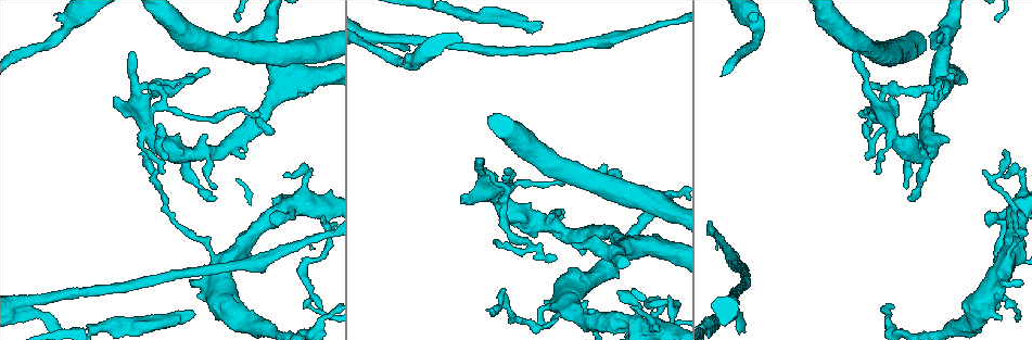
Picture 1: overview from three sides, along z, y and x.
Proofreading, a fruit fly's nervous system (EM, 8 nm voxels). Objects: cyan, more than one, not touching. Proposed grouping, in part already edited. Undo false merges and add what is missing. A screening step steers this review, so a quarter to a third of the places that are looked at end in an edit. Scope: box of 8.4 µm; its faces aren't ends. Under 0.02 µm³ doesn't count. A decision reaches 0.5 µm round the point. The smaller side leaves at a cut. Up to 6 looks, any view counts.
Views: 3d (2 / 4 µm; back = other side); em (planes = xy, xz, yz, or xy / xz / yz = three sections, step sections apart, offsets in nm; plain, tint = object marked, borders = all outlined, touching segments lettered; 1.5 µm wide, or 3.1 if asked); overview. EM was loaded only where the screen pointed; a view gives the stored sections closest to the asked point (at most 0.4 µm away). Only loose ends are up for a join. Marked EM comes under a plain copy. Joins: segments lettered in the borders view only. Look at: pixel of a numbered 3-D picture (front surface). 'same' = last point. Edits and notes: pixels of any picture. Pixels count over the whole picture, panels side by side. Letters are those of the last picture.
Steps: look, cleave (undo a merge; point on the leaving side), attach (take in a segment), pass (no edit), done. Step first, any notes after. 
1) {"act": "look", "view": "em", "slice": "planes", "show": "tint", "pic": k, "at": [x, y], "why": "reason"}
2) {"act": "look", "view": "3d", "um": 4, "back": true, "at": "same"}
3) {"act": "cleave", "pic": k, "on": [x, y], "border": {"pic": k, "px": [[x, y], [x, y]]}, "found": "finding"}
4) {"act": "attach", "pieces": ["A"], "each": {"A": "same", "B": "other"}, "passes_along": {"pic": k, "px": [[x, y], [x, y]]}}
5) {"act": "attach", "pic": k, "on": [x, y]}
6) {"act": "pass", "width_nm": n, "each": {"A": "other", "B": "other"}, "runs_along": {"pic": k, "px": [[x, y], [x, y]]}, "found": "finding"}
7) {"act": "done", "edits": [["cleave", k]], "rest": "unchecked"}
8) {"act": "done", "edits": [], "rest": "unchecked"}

{"act": "look", "view": "em", "slice": "planes", "show": "borders", "pic": 1, "at": [531, 221], "why": "thick turns thin"}

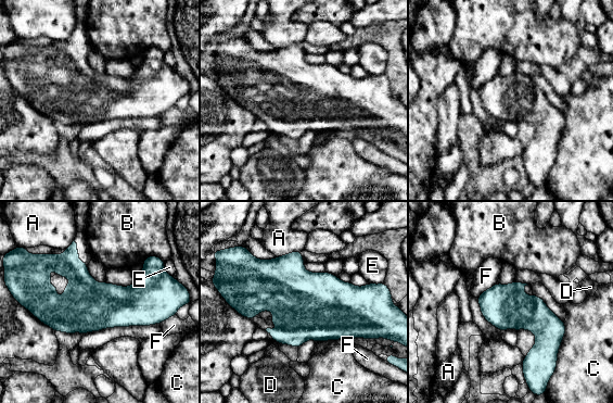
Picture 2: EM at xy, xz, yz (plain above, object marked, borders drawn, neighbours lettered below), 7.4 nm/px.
{"act": "pass", "longest_contact_nm": ["C", 360], "each": {"A": "other", "B": "other", "C": "other", "D": "other", "E": "other", "F": "other"}, "found": "all the same neuron"}

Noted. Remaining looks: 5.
{"act": "look", "view": "em", "slice": "planes", "show": "tint", "pic": 1, "at": [290, 214], "why": "sharp bend"}

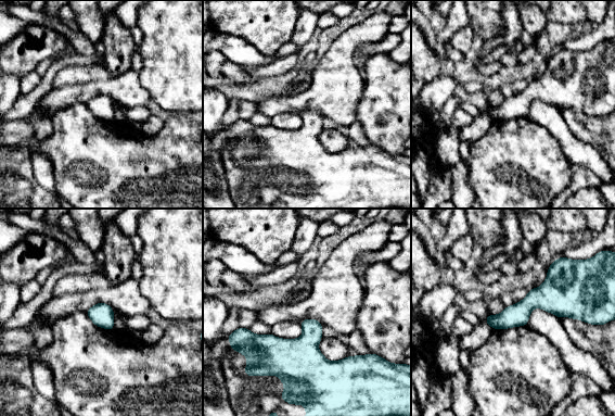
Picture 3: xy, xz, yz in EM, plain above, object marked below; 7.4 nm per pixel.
{"act": "look", "view": "em", "slice": "planes", "show": "borders", "at": "same"}

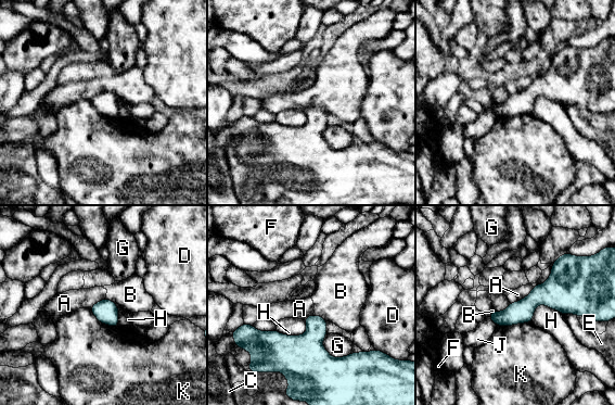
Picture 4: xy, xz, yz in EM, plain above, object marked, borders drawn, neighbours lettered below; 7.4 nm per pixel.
{"act": "pass", "width_nm": 140, "each": {"A": "other", "B": "other", "C": "other", "D": "other", "E": "other", "F": "other", "G": "other", "H": "other", "J": "other", "K": "other"}, "border": {"pic": 4, "px": [[534, 287], [525, 296], [510, 303]]}, "found": "continuous, no second neuron"}

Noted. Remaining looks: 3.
{"act": "look", "view": "3d", "um": 4, "pic": 1, "at": [619, 175], "why": "tapers out"}

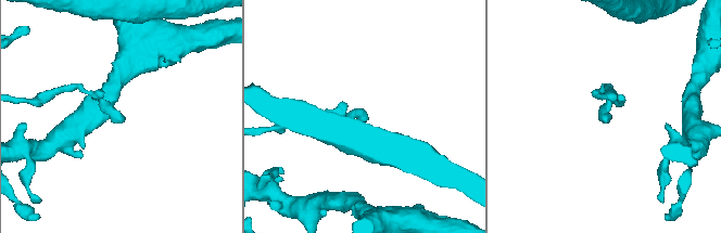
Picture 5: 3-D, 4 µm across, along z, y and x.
{"act": "look", "view": "em", "slice": "xz", "step": 4, "show": "borders", "pic": 5, "at": [607, 115], "why": "now the EM"}

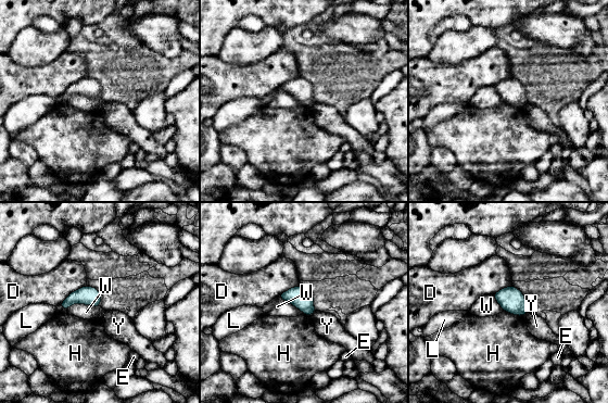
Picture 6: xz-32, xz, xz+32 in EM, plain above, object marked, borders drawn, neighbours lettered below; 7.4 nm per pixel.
{"act": "pass", "each": {"D": "other", "E": "other", "H": "other", "L": "other", "W": "other", "Y": "other"}, "border": {"pic": 6, "px": [[59, 305], [100, 307]]}, "found": "none of them fits"}

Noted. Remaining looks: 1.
{"act": "done", "edits": [], "rest": "unchecked"}

